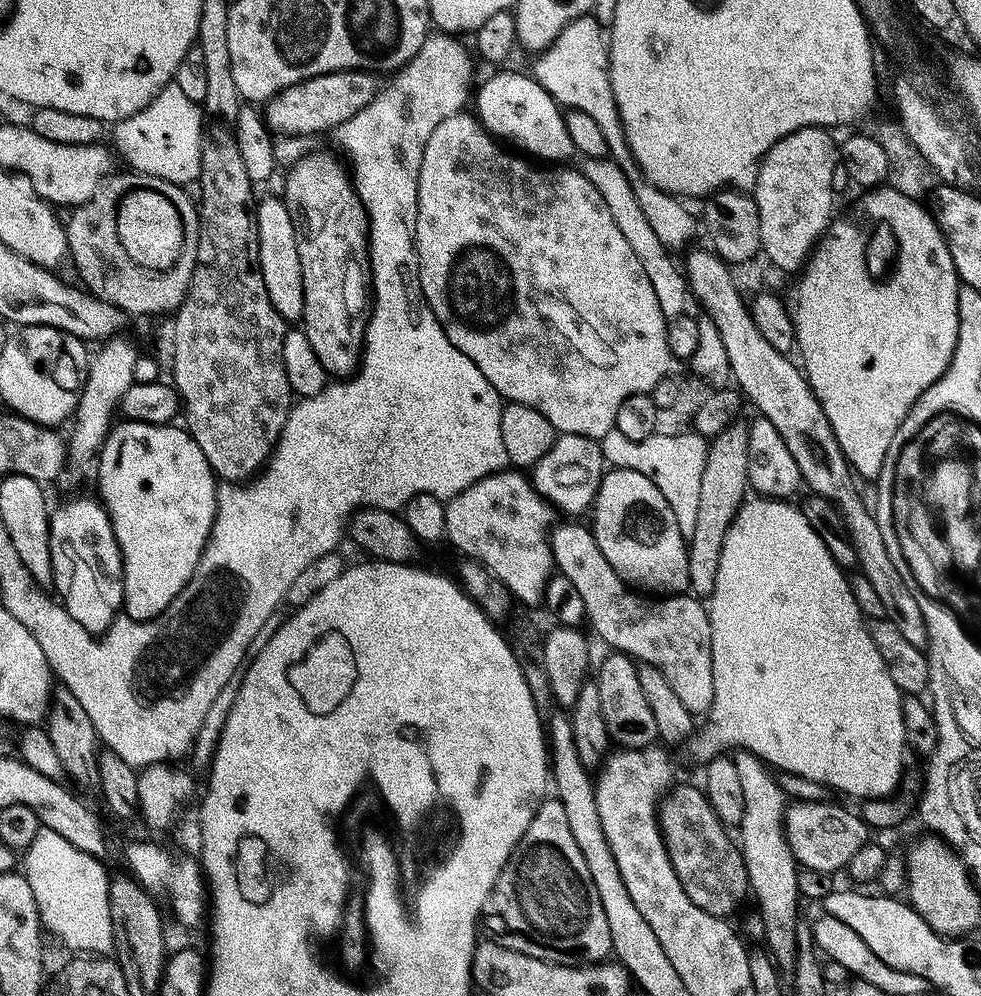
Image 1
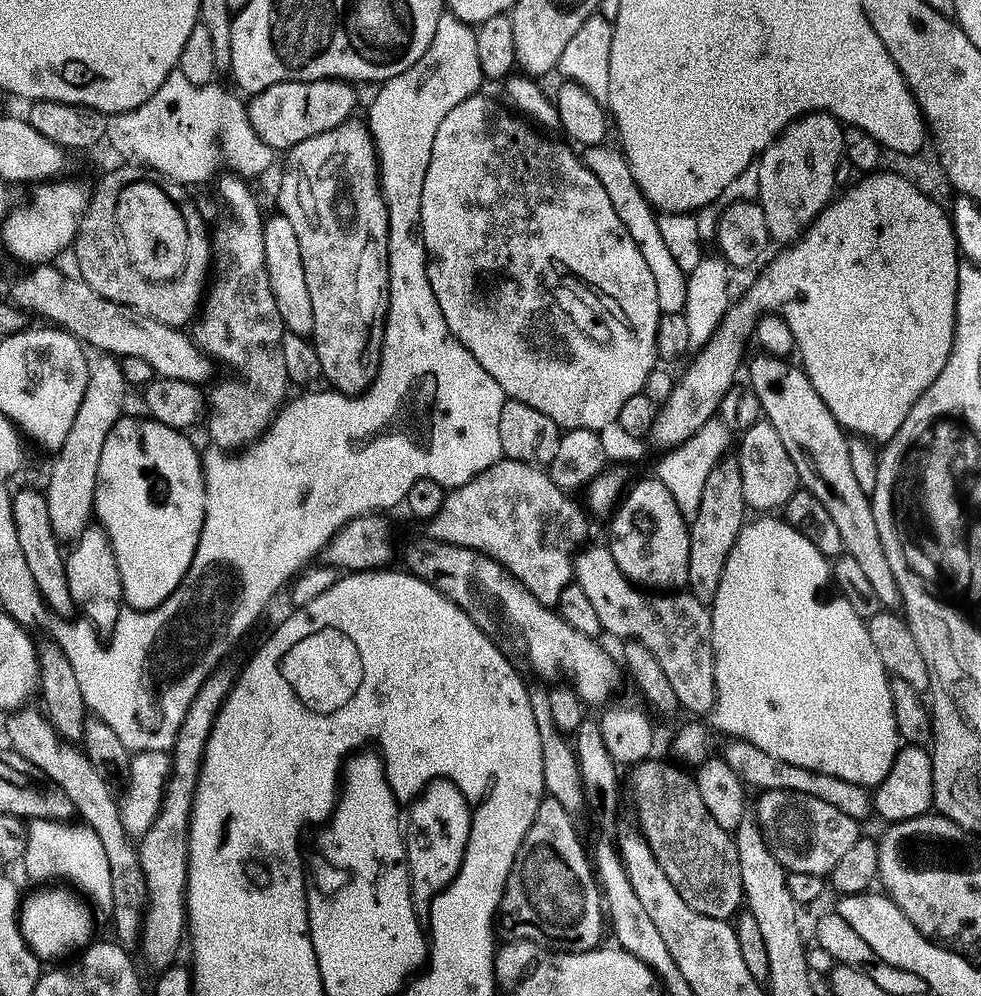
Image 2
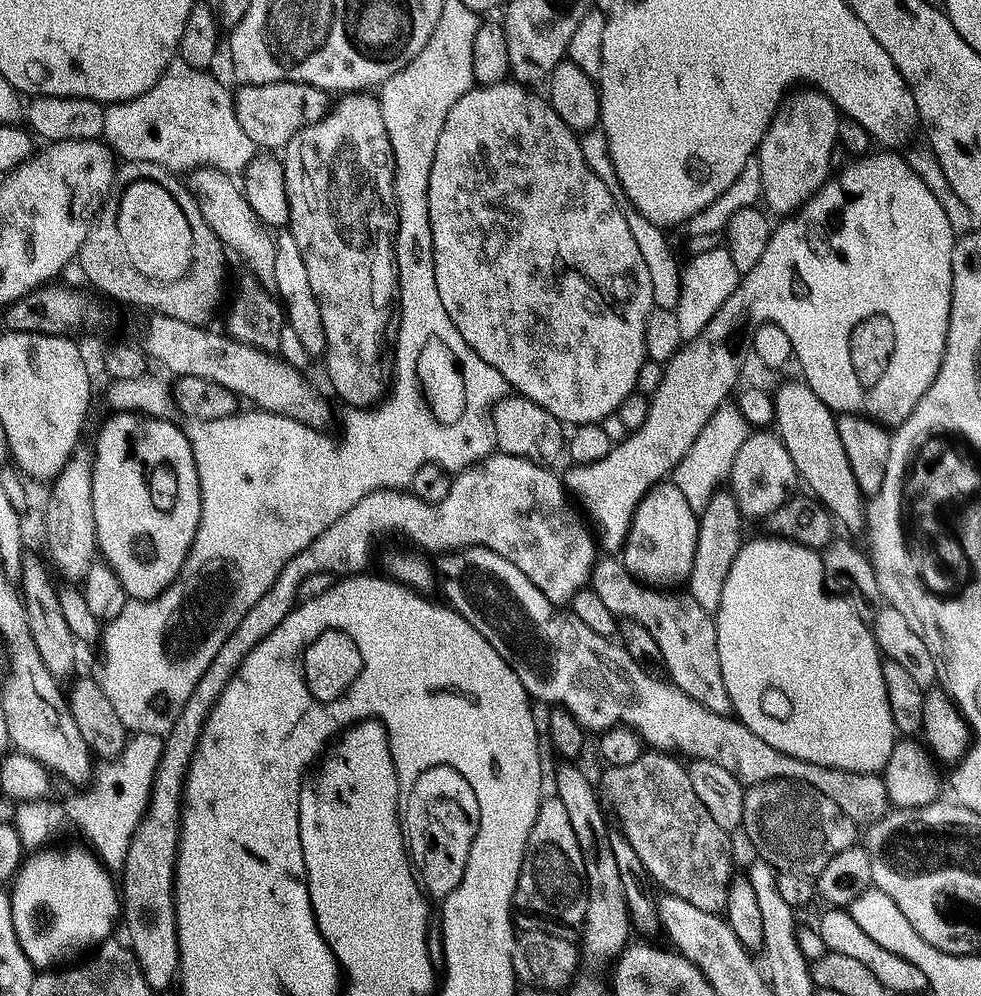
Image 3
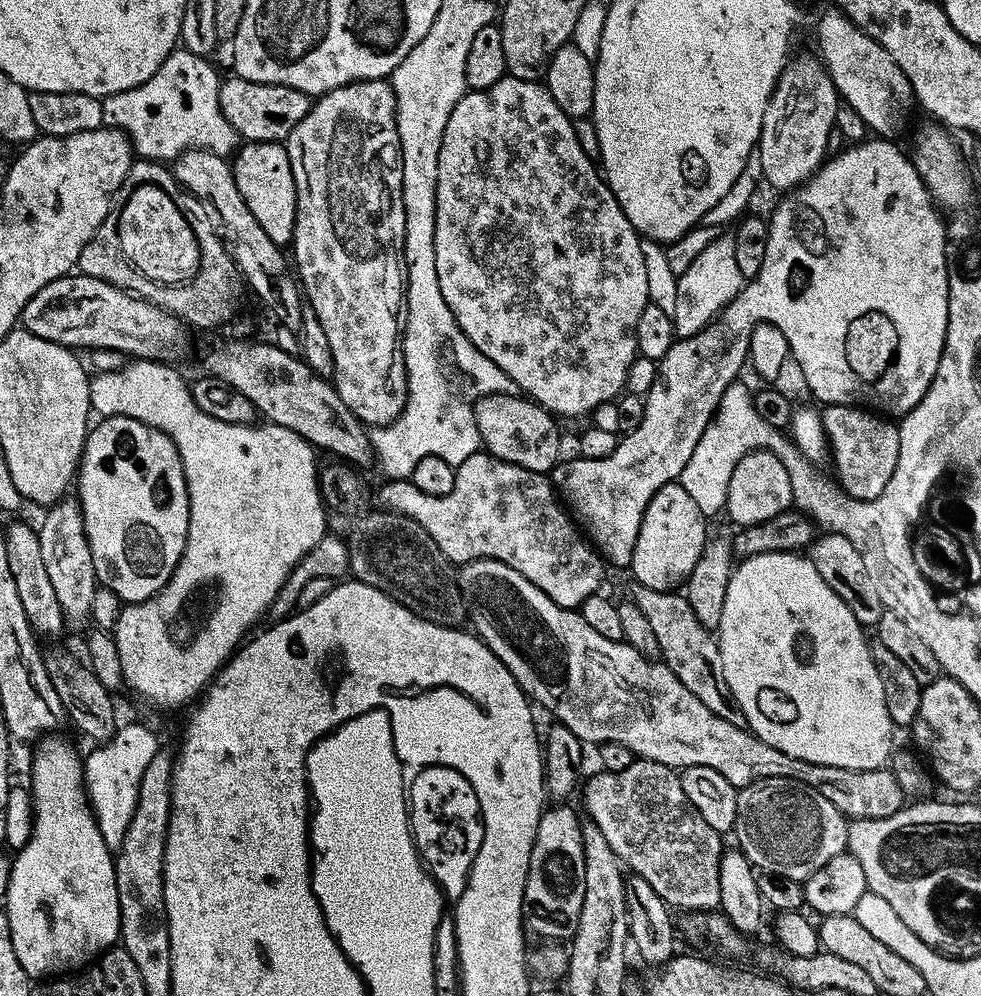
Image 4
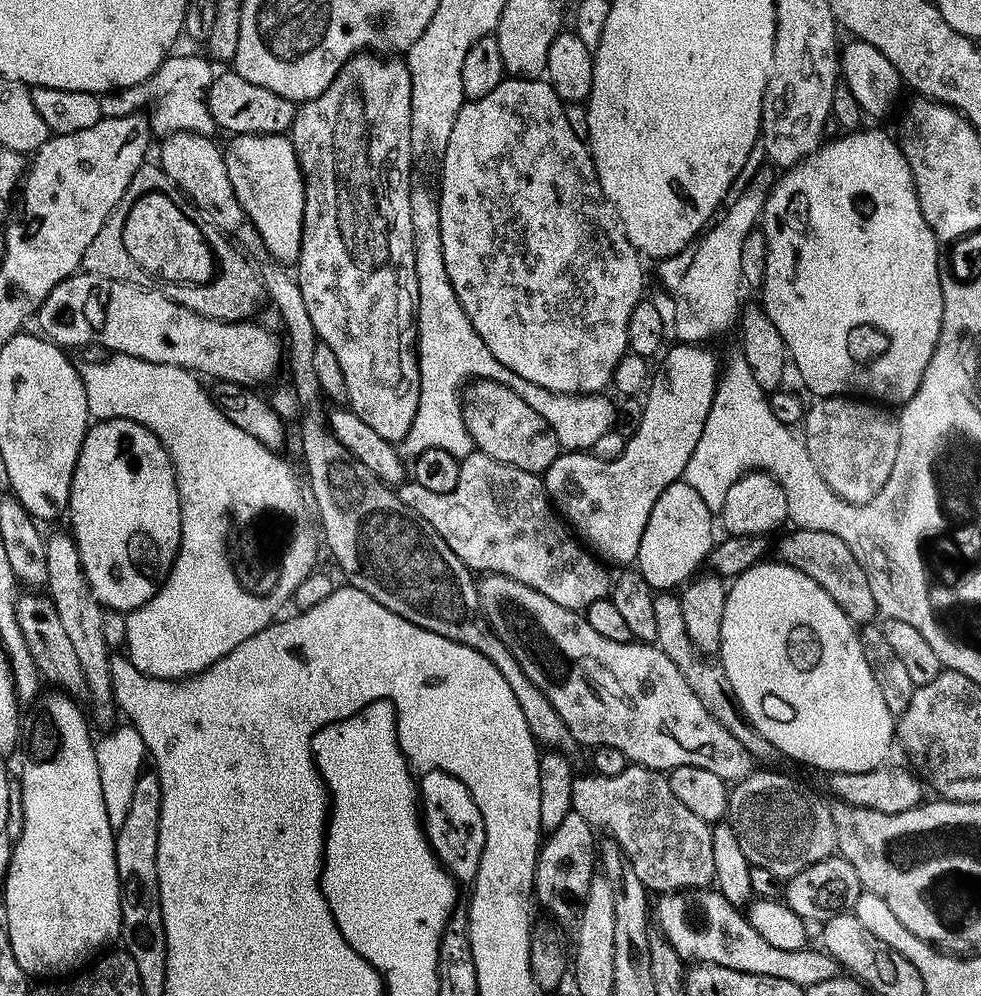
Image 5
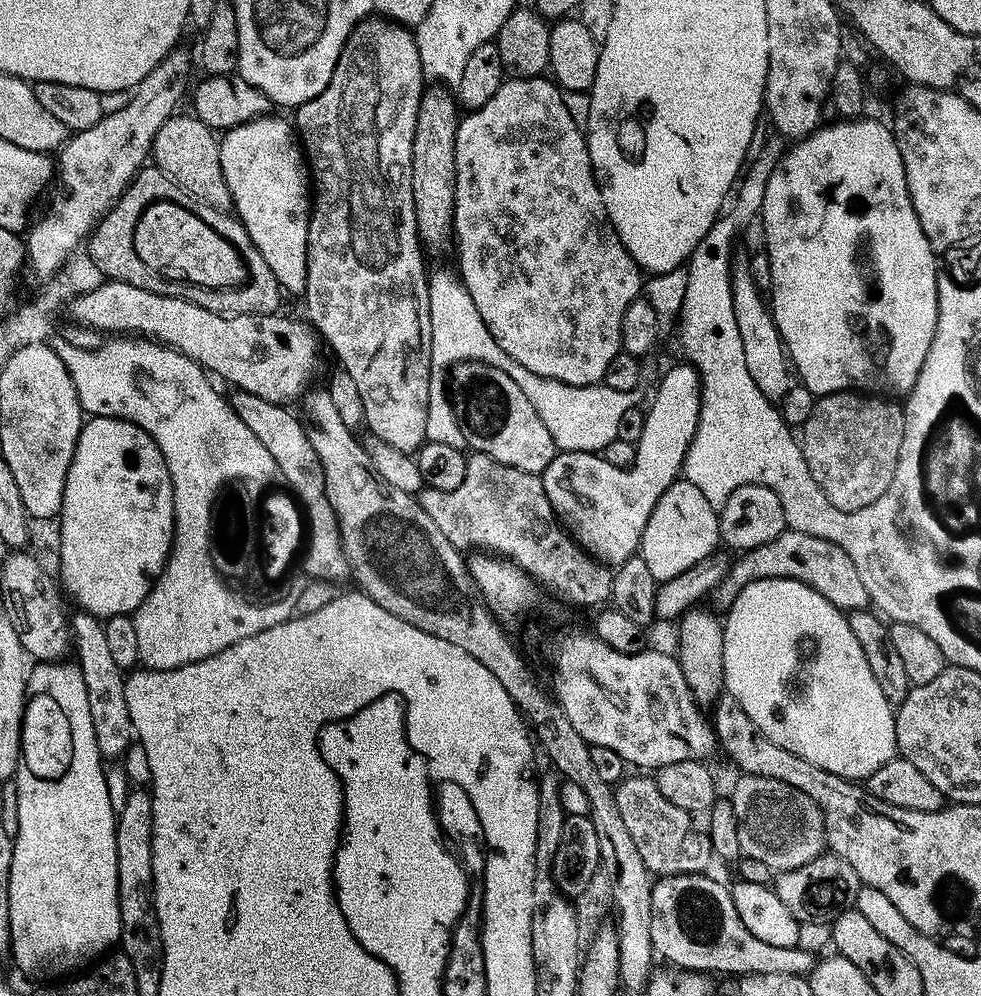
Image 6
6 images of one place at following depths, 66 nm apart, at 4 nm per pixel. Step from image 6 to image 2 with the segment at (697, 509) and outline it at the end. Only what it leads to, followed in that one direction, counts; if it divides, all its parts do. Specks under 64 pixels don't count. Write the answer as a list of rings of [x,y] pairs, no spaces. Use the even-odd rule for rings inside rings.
[[[651,479],[638,481],[632,489],[629,487],[615,509],[611,517],[612,557],[624,577],[641,589],[680,590],[688,582],[690,524],[678,508],[678,502],[674,502],[674,494],[666,490],[660,479]]]

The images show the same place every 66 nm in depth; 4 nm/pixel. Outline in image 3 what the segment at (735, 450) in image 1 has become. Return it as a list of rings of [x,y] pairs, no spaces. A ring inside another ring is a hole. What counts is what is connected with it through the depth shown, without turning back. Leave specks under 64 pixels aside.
[[[718,490],[704,509],[698,513],[698,546],[694,546],[694,566],[686,581],[686,592],[702,606],[702,610],[715,614],[722,602],[722,586],[726,586],[726,574],[734,566],[734,558],[740,553],[740,531],[746,523],[738,502],[730,490]]]

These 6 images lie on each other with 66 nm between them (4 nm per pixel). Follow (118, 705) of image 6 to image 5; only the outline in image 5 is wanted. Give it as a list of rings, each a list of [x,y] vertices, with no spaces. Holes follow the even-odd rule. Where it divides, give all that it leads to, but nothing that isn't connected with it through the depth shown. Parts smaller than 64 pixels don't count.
[[[67,531],[56,532],[45,539],[44,545],[46,546],[46,574],[48,575],[46,592],[58,610],[58,618],[62,621],[62,626],[74,645],[74,651],[78,654],[78,662],[82,662],[82,674],[88,686],[86,696],[87,699],[92,699],[91,719],[95,727],[97,724],[98,727],[104,728],[102,730],[111,729],[117,723],[115,720],[116,716],[118,720],[118,709],[110,678],[110,649],[105,636],[102,635],[102,618],[105,609],[94,598],[86,582],[78,546],[72,535]]]

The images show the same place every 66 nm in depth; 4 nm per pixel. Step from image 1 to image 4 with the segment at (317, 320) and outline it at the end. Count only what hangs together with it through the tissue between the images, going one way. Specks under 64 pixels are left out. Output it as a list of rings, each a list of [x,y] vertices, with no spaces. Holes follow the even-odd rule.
[[[387,79],[355,80],[352,84],[343,84],[334,90],[325,92],[313,103],[312,109],[290,130],[286,141],[290,169],[294,170],[294,186],[297,190],[296,221],[290,243],[292,256],[296,259],[295,273],[309,307],[312,307],[322,330],[326,330],[326,339],[330,341],[330,354],[334,354],[334,370],[331,383],[338,390],[338,398],[350,406],[356,417],[368,426],[391,424],[406,406],[408,397],[408,375],[404,365],[404,317],[406,315],[406,273],[404,271],[404,235],[406,234],[406,214],[402,202],[402,154],[400,139],[396,129],[396,95]]]

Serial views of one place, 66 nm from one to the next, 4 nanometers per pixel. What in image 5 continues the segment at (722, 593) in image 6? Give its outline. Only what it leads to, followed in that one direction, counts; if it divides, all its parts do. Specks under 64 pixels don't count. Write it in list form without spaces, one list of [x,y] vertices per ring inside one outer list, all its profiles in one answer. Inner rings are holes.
[[[796,528],[792,530],[789,536],[784,536],[780,540],[779,559],[786,564],[792,564],[798,570],[826,590],[834,602],[857,626],[871,624],[877,619],[878,609],[874,602],[874,593],[870,590],[870,582],[866,578],[866,570],[854,558],[854,550],[838,538],[838,534],[826,534],[826,530],[806,530],[805,528]]]

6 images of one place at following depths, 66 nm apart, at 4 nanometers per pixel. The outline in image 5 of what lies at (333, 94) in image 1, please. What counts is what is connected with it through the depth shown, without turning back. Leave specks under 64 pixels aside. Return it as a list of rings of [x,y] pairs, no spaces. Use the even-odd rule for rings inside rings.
[[[228,70],[221,76],[220,73],[213,75],[212,85],[208,88],[208,109],[217,129],[225,128],[228,134],[245,136],[287,133],[296,117],[297,105],[282,98],[282,94],[266,90],[266,86],[254,86],[254,82],[246,82],[246,78],[242,78],[234,70]]]

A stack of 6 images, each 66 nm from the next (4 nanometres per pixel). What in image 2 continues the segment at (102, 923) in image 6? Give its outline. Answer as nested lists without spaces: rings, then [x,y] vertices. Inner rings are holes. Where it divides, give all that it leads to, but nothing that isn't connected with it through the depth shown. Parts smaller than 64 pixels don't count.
[[[52,888],[49,892],[36,892],[20,905],[20,933],[24,935],[30,951],[41,961],[56,960],[59,956],[71,957],[93,939],[92,916],[83,904],[84,900],[75,891],[69,891]]]

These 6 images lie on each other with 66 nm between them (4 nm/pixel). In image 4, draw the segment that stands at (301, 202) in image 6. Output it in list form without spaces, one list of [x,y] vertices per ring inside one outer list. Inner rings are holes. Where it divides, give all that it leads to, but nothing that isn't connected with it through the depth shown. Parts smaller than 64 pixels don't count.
[[[254,140],[245,143],[235,153],[231,166],[234,182],[237,183],[239,193],[246,202],[250,214],[257,218],[258,226],[262,226],[276,244],[289,245],[296,221],[297,190],[294,186],[294,170],[290,169],[287,147],[279,141]]]

